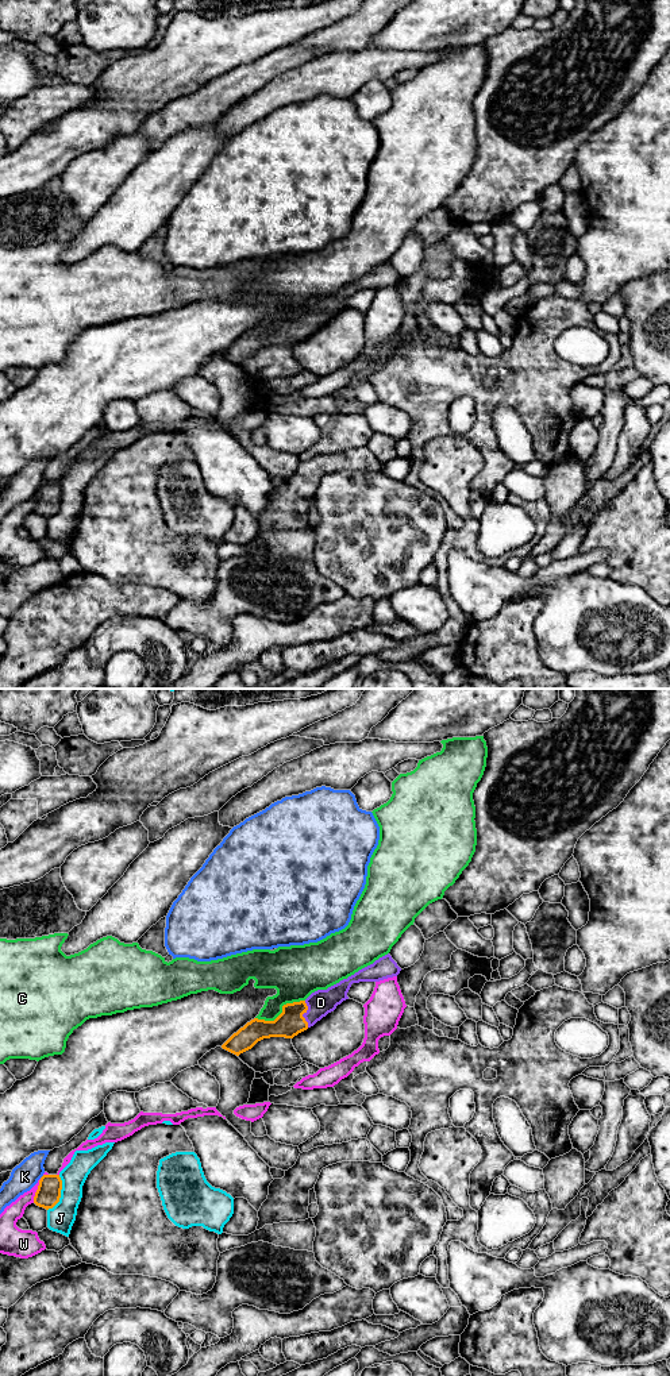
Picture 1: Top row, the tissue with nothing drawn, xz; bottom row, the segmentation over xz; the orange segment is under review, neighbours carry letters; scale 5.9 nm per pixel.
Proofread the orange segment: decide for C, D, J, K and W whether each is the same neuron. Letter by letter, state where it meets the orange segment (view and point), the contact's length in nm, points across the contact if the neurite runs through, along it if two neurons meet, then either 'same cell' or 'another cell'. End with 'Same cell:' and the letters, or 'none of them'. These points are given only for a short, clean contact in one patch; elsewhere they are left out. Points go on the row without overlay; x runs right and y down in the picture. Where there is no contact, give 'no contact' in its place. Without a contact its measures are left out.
C: meets orange in xz at (282, 320); contact 320 nm long; another cell
D: meets orange in xz at (303, 322); contact 160 nm long; runs through xz (291, 331), (303, 322), (310, 320), (320, 311); same cell
J: meets orange in xz at (60, 503); contact 220 nm long; another cell
K: meets orange in xz at (42, 485); contact 40 nm long; another cell
W: meets orange in xz at (37, 500); contact 150 nm long; another cell
Same cell: D

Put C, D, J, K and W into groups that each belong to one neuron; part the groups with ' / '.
C / D / J / K / W

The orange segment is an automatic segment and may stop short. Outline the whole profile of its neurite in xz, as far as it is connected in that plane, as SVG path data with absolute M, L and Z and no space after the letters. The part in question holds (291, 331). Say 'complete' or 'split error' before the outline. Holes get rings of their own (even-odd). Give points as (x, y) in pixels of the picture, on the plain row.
split error; M388 262L327 298L312 301L305 309L284 313L282 321L274 329L251 328L234 342L222 356L239 365L263 347L293 347L349 308L347 301L353 292L380 290L397 285L400 280L401 277Z

